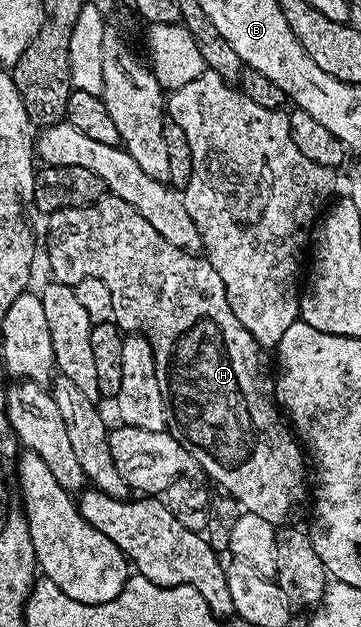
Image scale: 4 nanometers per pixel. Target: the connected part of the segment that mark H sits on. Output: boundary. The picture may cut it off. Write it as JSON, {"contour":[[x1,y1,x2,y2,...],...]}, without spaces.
{"contour":[[105,196,88,203,87,206,62,208,47,215,46,222,48,222,48,266,52,269,51,277,55,281,70,287,76,286,78,280,86,280,87,278,102,280,102,284,106,284,106,288,110,288,112,316,116,325,120,327,121,331,143,334,147,338,150,348,154,352,158,384,162,388,162,396,167,405,168,413,175,417,177,414,178,417,185,418,188,421,189,428,192,429,188,434,187,448,188,455,192,458,193,463,197,467,199,465,208,466,209,475,207,474,207,477,213,483,216,481,221,486,219,489,225,495,236,498,247,513,262,516,262,520,266,520,271,526,277,528,299,523,301,521,299,518,303,516,304,510,306,514,306,506,303,506,300,501,307,494,309,497,310,494,309,483,308,486,304,483,305,451,302,449,297,435,290,429,289,423,278,405,274,374,273,371,268,371,268,366,264,363,265,351,256,343,254,336,250,336,250,332,246,328,242,328,242,320,238,320,238,316,234,316,234,312,230,308,230,300,226,300,226,288,222,284,222,276,218,276,218,272,214,272,214,268,208,263,207,257,197,256,190,250,176,248,174,244,170,244,170,240,162,240,162,236,158,236,157,230,150,225,150,220,146,220,146,216,139,214,134,207,126,204,126,200,121,198]]}

